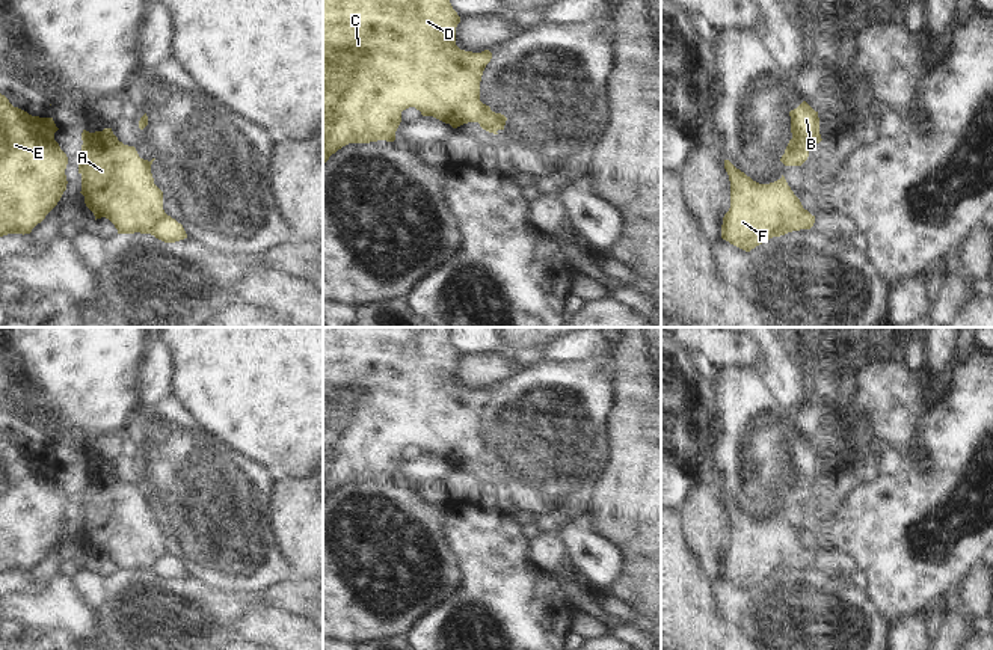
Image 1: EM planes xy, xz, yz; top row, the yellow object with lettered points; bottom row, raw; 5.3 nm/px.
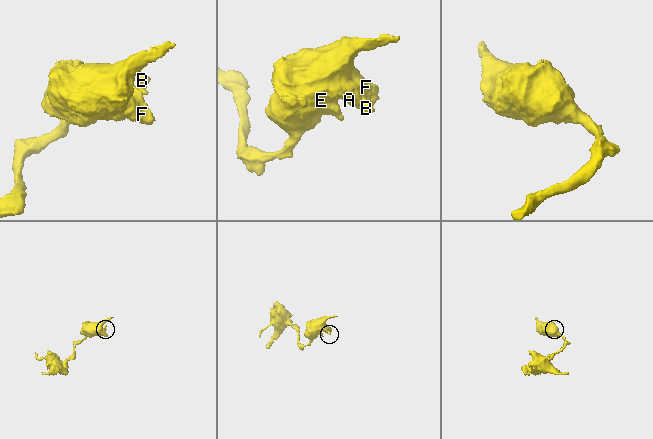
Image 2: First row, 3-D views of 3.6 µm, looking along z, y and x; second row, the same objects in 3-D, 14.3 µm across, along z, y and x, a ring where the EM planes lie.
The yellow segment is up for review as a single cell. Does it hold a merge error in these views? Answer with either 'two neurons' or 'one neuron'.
two neurons

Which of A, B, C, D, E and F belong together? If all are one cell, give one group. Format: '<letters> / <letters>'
A C D E F / B

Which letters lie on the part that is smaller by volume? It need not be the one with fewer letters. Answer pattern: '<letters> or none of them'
B

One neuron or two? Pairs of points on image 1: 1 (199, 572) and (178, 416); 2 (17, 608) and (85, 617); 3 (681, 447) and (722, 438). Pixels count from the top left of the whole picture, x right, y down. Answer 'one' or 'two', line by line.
1: one
2: one
3: two

